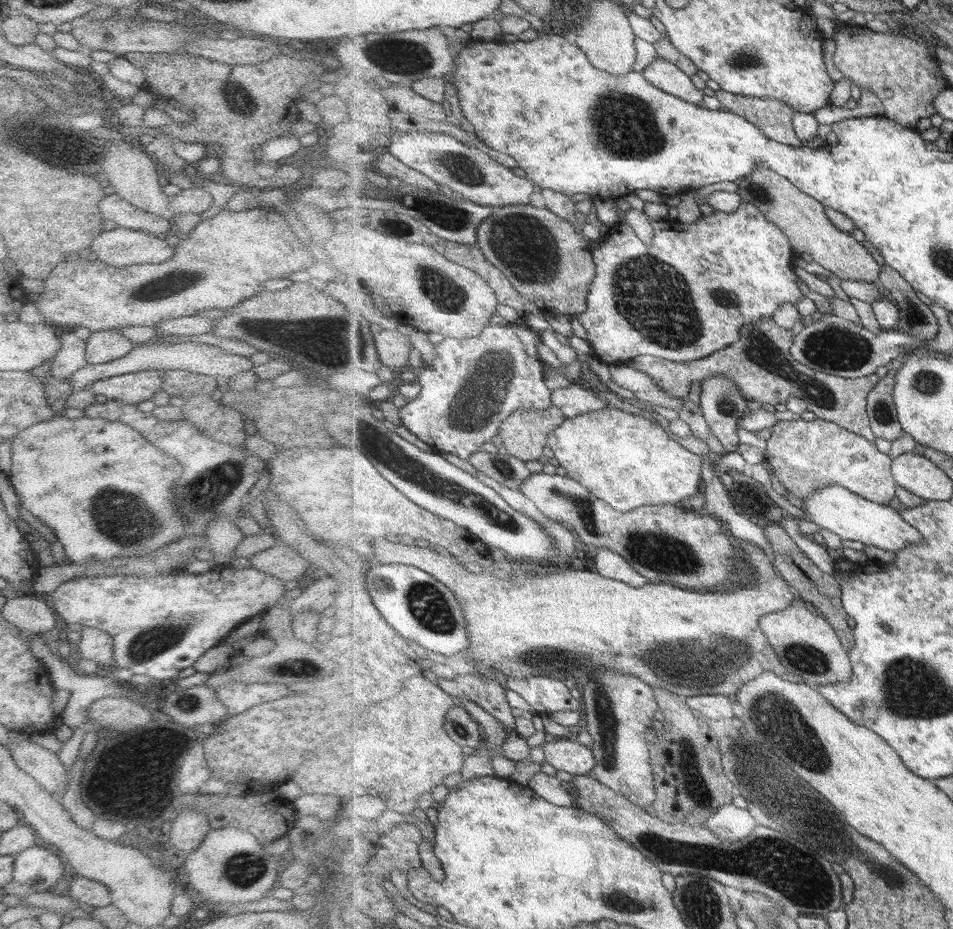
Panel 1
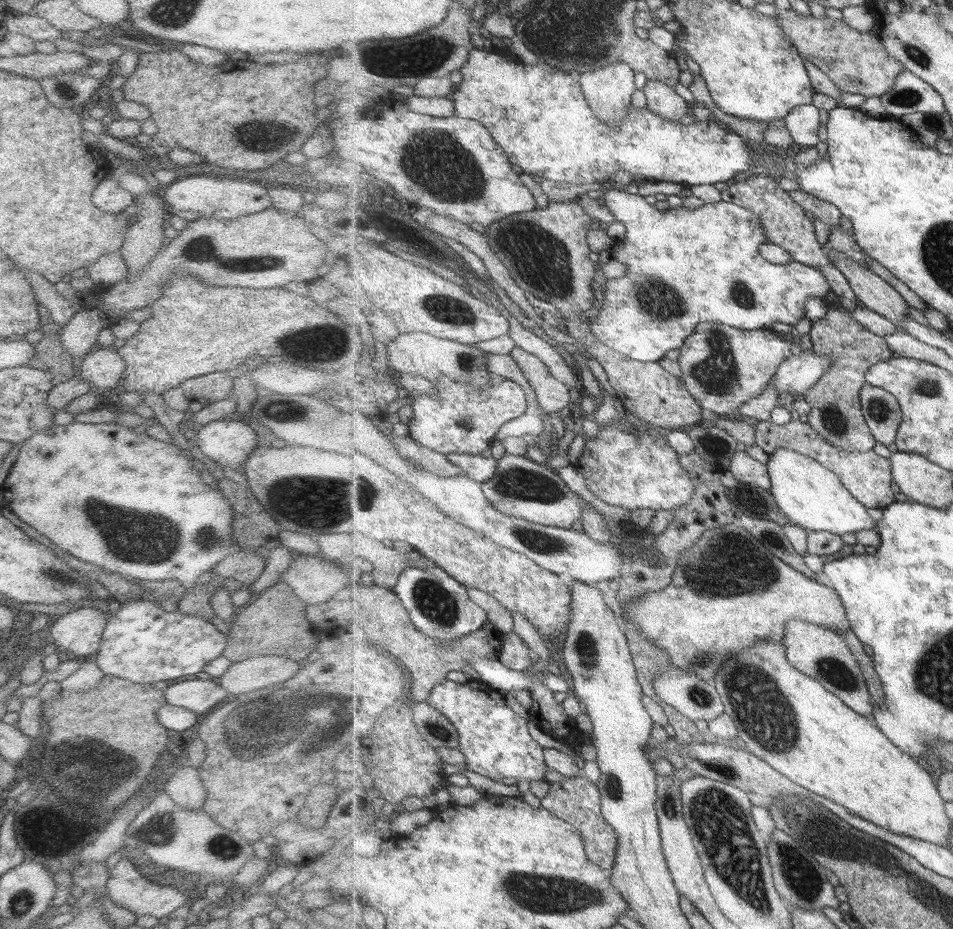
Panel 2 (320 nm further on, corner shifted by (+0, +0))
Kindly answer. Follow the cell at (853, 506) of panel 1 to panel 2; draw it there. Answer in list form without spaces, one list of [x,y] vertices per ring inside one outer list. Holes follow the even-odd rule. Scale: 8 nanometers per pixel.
[[[779,448],[775,454],[769,456],[765,466],[771,479],[769,492],[789,523],[808,531],[827,531],[839,536],[859,530],[871,530],[873,524],[877,526],[868,508],[849,493],[841,483],[840,476],[817,460],[789,448]]]

